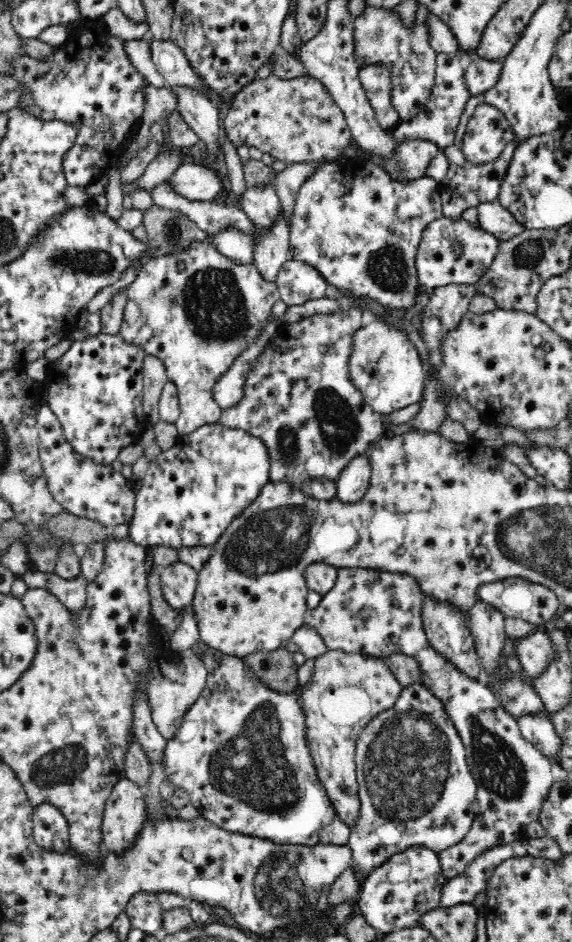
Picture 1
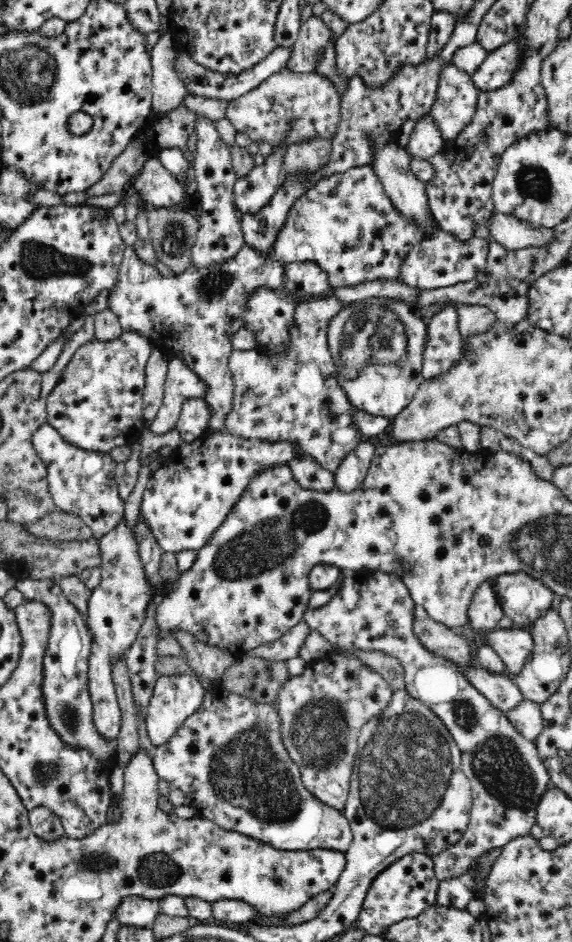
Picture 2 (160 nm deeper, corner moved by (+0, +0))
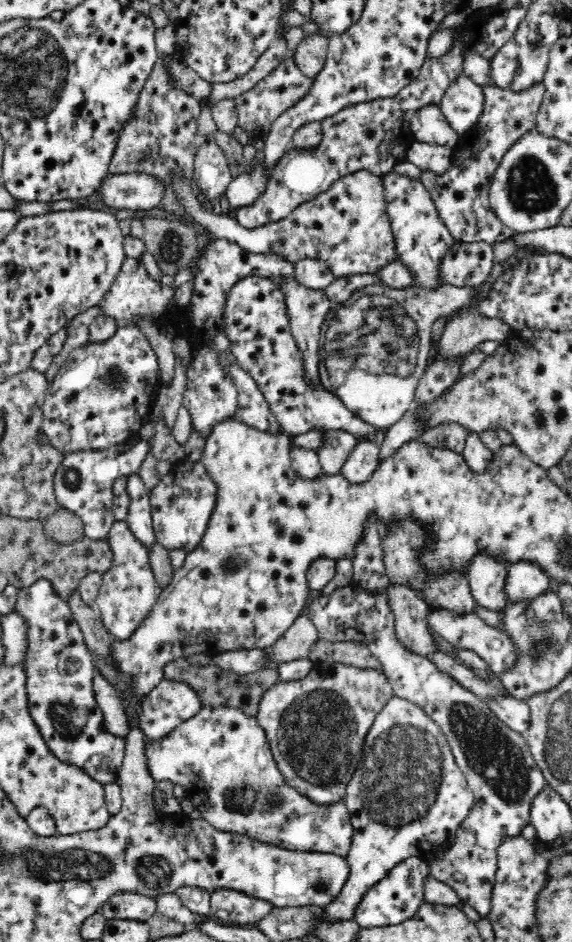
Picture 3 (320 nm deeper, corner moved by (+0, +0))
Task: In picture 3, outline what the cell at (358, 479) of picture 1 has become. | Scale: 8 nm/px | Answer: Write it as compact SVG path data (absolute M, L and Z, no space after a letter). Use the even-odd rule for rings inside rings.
M359 439L344 461L339 474L349 483L360 484L368 480L377 467L380 447L370 439Z

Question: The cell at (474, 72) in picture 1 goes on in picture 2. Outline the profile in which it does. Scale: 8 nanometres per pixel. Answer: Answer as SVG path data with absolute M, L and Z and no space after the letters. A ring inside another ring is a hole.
M523 27L518 30L518 34L516 34L516 38L512 42L500 46L498 50L489 52L487 57L471 74L472 82L479 92L498 90L510 80L513 70L521 59L521 54L519 54L515 42L519 39L522 29Z

